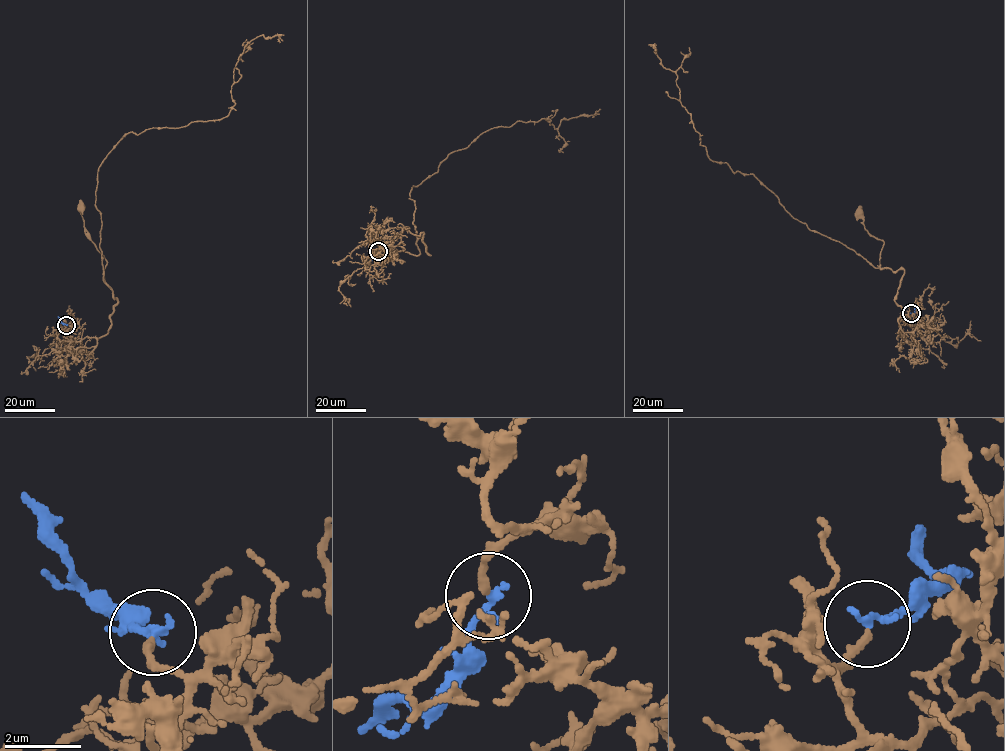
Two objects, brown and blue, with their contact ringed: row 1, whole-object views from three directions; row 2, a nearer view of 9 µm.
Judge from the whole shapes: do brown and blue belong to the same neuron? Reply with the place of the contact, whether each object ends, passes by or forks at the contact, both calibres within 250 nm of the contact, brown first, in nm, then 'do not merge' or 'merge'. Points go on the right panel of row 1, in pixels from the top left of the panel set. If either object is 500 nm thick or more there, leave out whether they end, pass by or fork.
(911, 313) | brown ends | blue ends | 190/200 nm | merge

